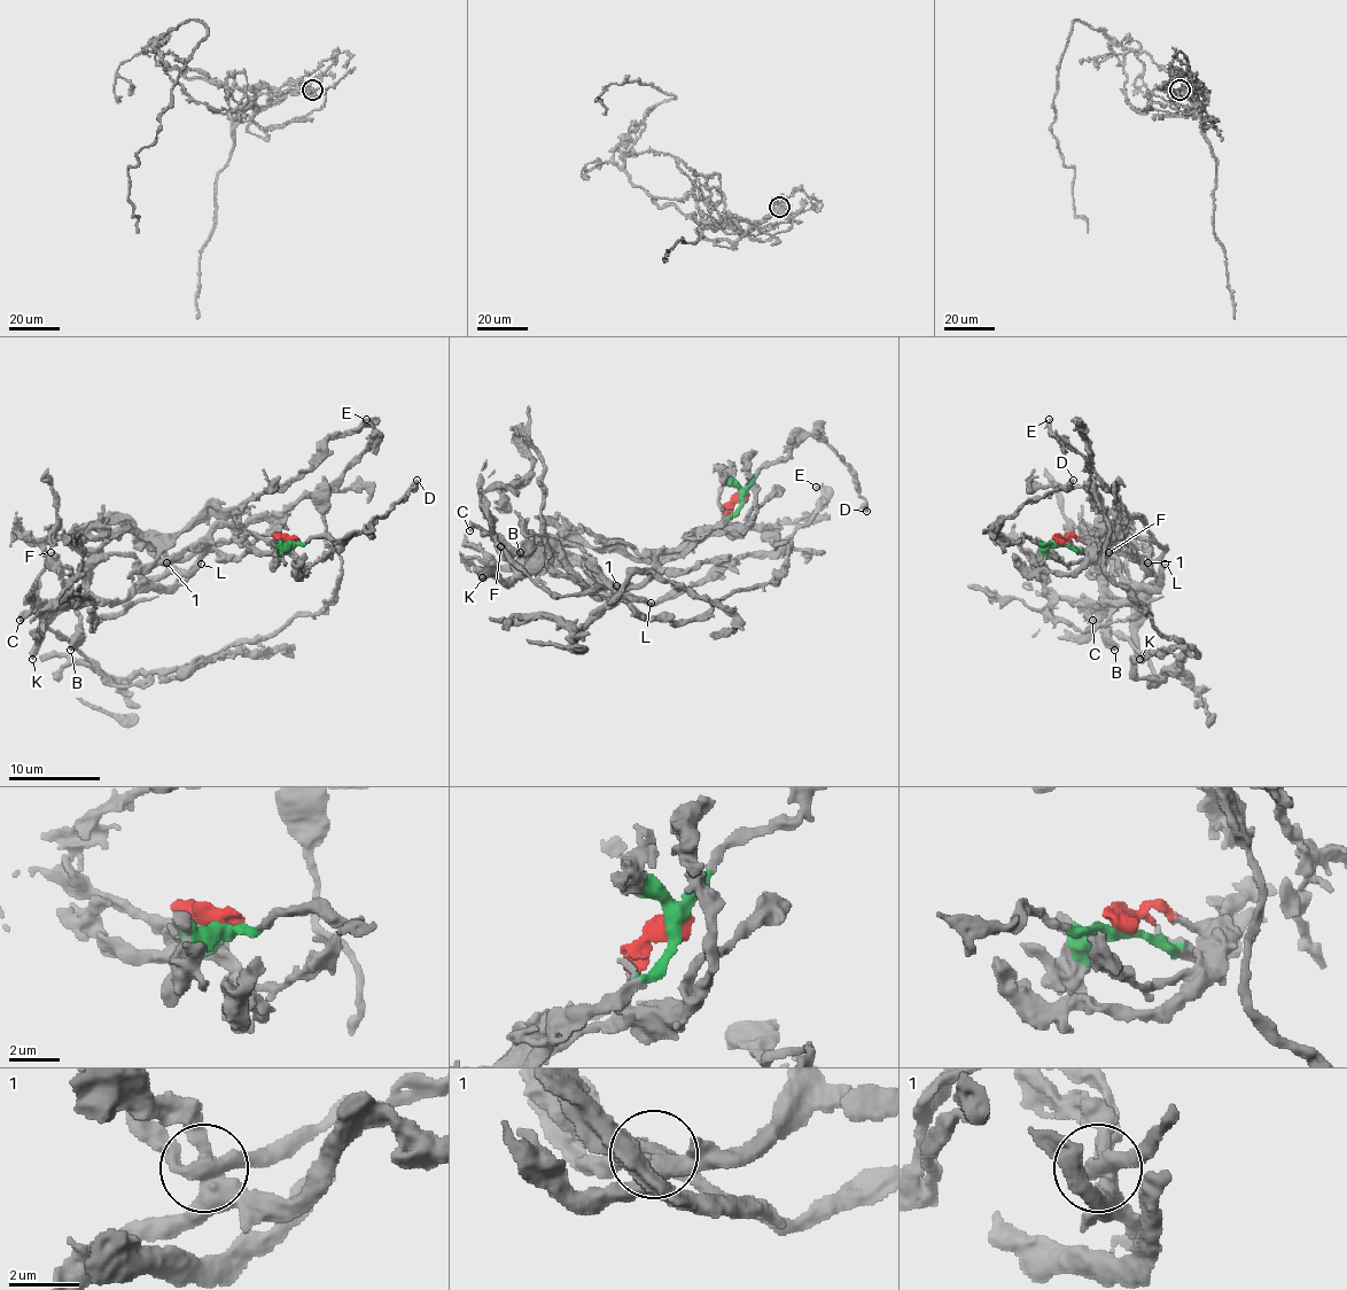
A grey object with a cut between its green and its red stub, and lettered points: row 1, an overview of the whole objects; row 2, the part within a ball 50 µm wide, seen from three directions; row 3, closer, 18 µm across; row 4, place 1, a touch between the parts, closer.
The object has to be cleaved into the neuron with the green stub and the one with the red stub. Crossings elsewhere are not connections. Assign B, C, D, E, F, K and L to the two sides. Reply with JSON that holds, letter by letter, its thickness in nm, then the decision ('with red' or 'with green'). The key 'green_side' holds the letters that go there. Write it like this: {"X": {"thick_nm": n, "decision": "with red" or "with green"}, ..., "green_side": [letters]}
{"B": {"thick_nm": 550, "decision": "with red"}, "C": {"thick_nm": 480, "decision": "with red"}, "D": {"thick_nm": 440, "decision": "with green"}, "E": {"thick_nm": 260, "decision": "with green"}, "F": {"thick_nm": 400, "decision": "with red"}, "K": {"thick_nm": 440, "decision": "with red"}, "L": {"thick_nm": 360, "decision": "with red"}, "green_side": ["D", "E"]}

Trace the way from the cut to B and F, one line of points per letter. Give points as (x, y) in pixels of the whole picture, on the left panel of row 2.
B: (293, 542), (219, 526), (189, 569), (146, 579), (123, 599), (88, 599), (79, 606), (79, 640), (70, 650)
F: (293, 542), (219, 526), (189, 569), (143, 579), (123, 599), (82, 599), (52, 551)

